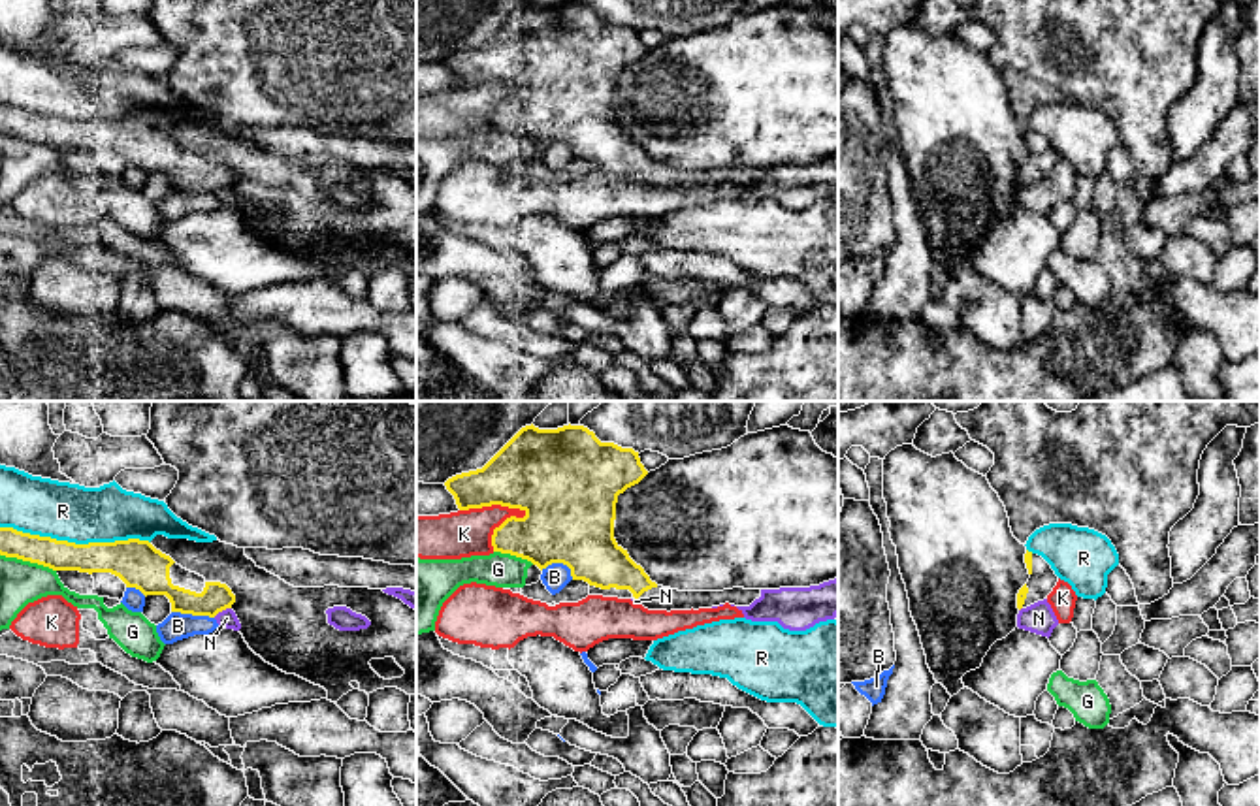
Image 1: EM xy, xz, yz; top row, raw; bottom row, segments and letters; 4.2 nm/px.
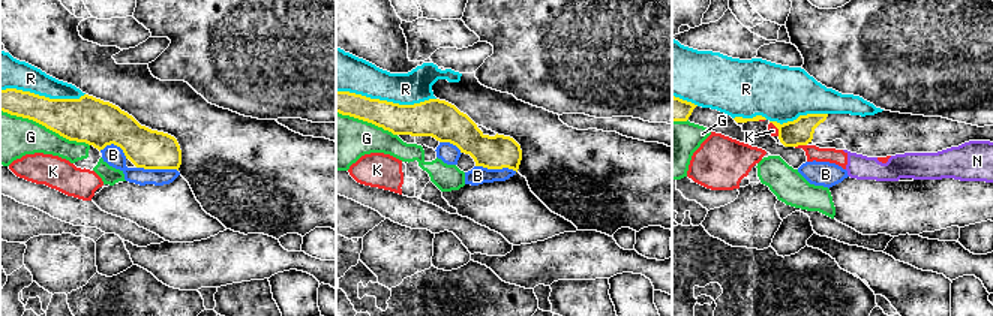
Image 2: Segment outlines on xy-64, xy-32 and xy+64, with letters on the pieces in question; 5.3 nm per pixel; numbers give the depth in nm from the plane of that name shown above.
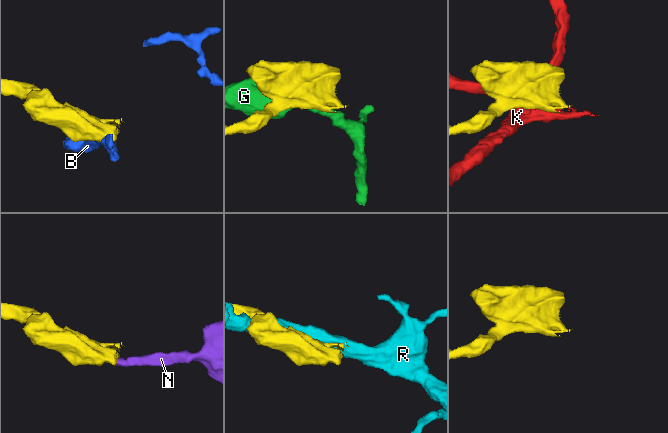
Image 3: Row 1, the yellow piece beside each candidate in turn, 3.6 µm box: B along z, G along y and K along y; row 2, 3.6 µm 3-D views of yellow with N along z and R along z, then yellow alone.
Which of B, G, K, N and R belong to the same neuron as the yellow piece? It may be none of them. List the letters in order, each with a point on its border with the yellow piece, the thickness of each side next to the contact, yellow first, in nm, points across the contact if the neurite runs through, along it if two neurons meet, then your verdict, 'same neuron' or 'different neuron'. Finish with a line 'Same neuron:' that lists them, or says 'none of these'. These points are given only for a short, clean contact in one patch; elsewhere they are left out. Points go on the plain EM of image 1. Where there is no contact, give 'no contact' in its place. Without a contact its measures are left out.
B: meets yellow in xy at (193, 193); 160 nm thick on the yellow side, 120 nm on the other; different neuron
G: meets yellow in xy at (29, 138); 130 nm thick on the yellow side, 190 nm on the other; different neuron
K: meets yellow in xz at (494, 81); 360 nm thick on the yellow side, 200 nm on the other; different neuron
N: meets yellow in xy at (221, 189); 130 nm thick on the yellow side, 80 nm on the other; border along xy (230, 185), (213, 194); different neuron
R: meets yellow in xy at (74, 121); 170 nm thick on the yellow side, 240 nm on the other; different neuron
Same neuron: none of these

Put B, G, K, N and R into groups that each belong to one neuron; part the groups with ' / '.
B / G / K N / R

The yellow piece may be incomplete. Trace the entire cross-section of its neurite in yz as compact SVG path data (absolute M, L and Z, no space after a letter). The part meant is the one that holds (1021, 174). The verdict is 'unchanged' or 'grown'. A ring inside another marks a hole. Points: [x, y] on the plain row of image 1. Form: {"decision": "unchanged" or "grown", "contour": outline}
{"decision": "grown", "contour": "M1026 128L1025 141L1030 156L1017 171L1019 188L1047 177L1047 173L1053 169L1053 166L1058 160L1058 154L1042 134Z"}

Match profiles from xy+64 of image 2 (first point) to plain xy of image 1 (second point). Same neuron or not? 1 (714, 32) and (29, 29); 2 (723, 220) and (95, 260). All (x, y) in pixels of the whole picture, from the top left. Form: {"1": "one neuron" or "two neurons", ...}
{"1": "two neurons", "2": "two neurons"}

